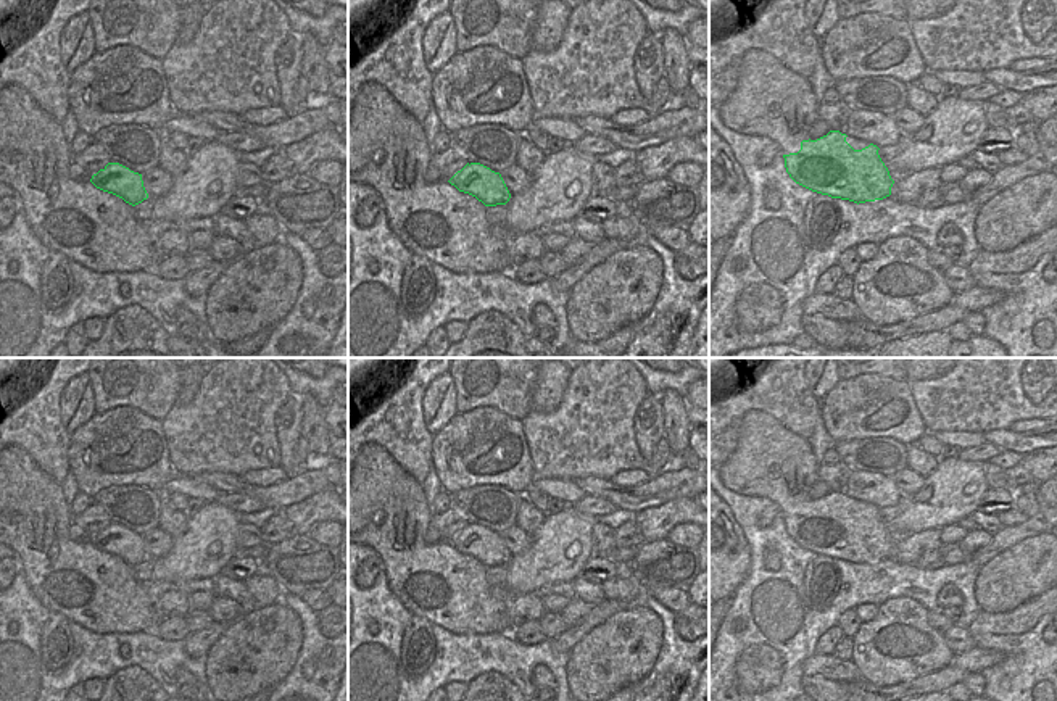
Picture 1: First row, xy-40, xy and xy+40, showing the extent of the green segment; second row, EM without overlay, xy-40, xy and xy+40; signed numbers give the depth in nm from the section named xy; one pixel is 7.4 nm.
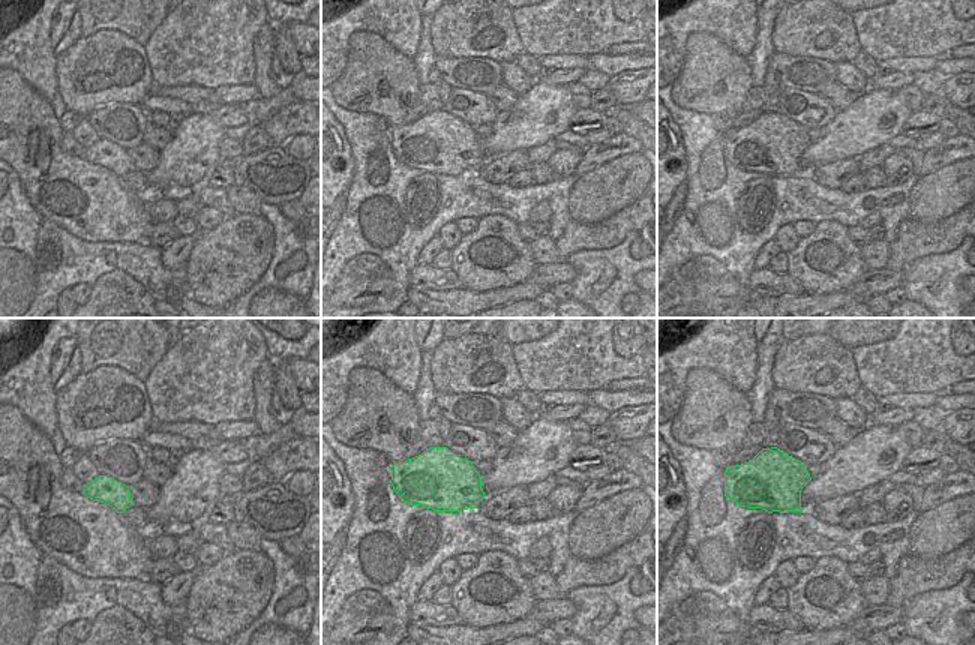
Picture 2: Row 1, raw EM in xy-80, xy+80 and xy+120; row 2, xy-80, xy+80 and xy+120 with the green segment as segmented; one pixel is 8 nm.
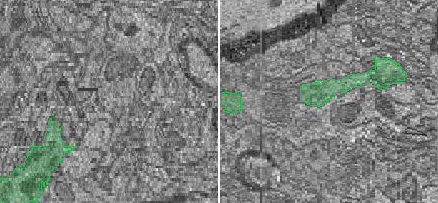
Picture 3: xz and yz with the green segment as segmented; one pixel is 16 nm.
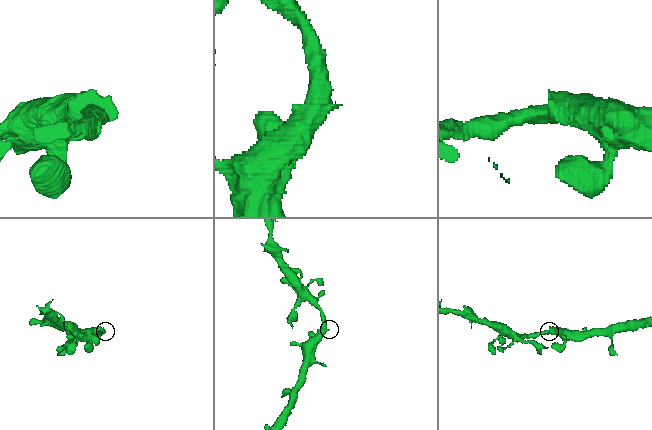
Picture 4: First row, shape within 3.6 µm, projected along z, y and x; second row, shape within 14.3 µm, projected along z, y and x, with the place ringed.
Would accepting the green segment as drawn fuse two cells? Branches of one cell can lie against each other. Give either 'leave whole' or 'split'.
split

